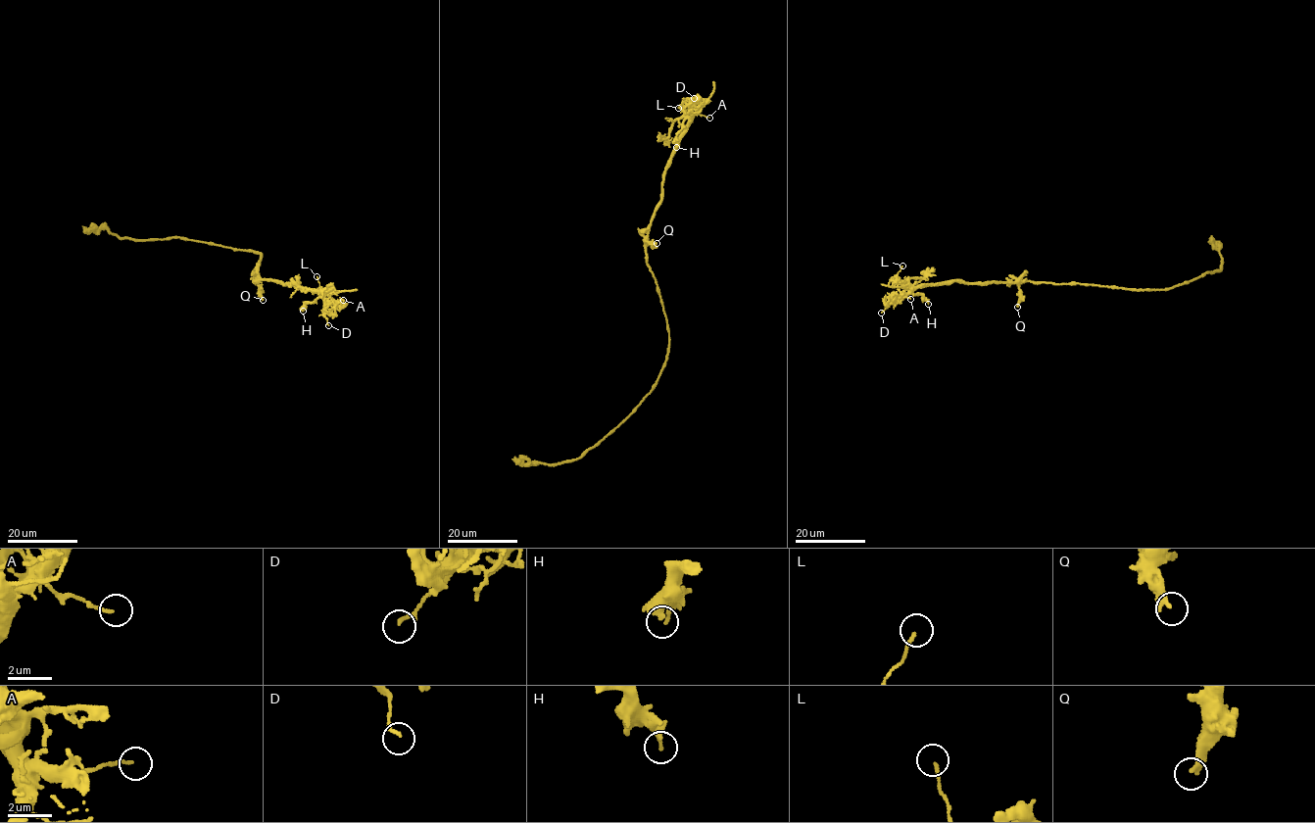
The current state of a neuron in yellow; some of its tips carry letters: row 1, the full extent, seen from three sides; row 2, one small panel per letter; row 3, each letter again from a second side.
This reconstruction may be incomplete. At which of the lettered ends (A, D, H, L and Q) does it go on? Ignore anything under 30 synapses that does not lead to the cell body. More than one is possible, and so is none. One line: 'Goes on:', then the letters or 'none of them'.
Goes on: none of them

